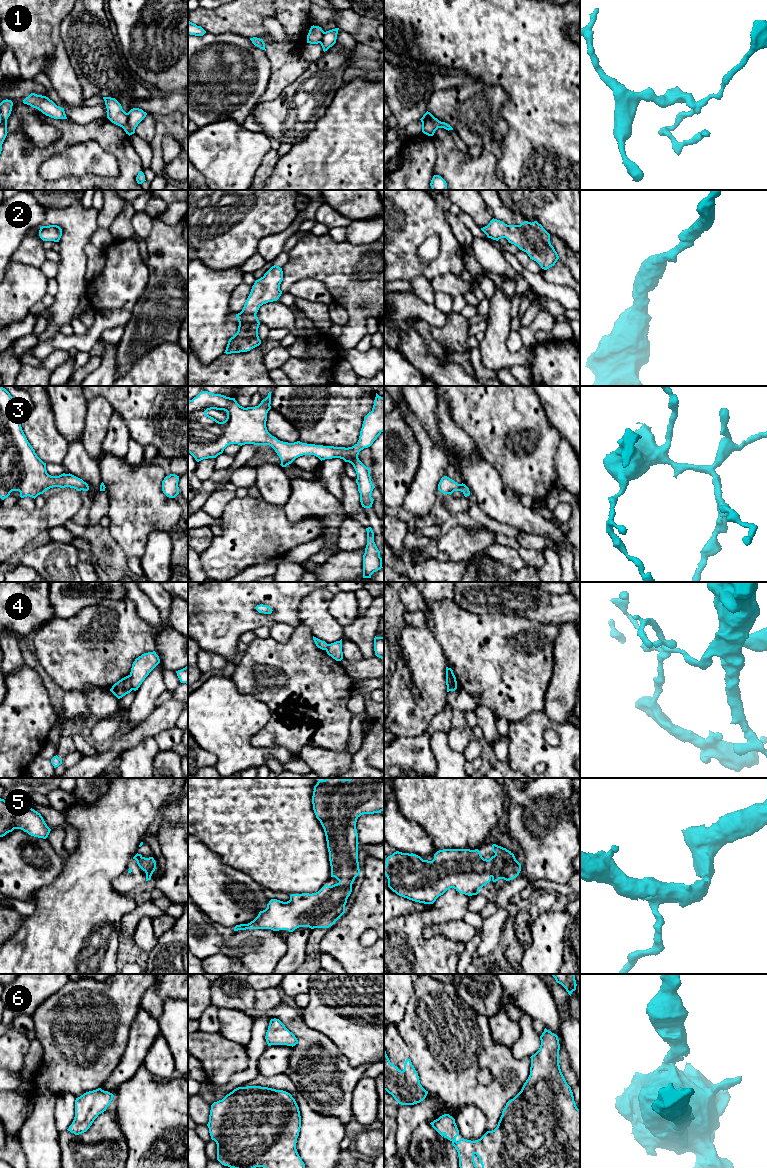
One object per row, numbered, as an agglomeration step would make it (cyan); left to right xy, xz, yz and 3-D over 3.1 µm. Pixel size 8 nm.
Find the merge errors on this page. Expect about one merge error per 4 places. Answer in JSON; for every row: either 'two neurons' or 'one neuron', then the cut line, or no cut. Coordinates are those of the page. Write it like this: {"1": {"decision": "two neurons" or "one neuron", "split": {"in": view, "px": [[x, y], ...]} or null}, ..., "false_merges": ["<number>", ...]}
{"1": {"decision": "two neurons", "split": {"in": "xy", "px": [[128, 113], [126, 123], [122, 127]]}}, "2": {"decision": "one neuron", "split": null}, "3": {"decision": "one neuron", "split": null}, "4": {"decision": "two neurons", "split": {"in": "yz", "px": [[446, 674], [454, 690]]}}, "5": {"decision": "one neuron", "split": null}, "6": {"decision": "one neuron", "split": null}, "false_merges": ["1", "4"]}

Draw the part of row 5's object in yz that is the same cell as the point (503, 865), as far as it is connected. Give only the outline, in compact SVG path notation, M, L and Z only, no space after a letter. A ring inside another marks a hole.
M496 844L492 851L495 855L487 860L478 849L443 849L434 854L432 861L396 851L386 858L384 874L393 892L419 903L433 904L450 888L468 896L477 895L491 880L509 881L521 871L511 851Z

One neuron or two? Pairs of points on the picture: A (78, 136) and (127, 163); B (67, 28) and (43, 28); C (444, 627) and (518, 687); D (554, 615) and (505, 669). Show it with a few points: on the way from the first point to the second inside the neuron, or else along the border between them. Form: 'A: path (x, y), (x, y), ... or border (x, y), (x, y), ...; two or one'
A: path (91, 134), (101, 134), (117, 150); one
B: border (71, 10), (60, 25), (60, 37), (66, 51); two
C: path (464, 636), (479, 651), (494, 656), (505, 667); one
D: border (524, 617), (558, 625); two

